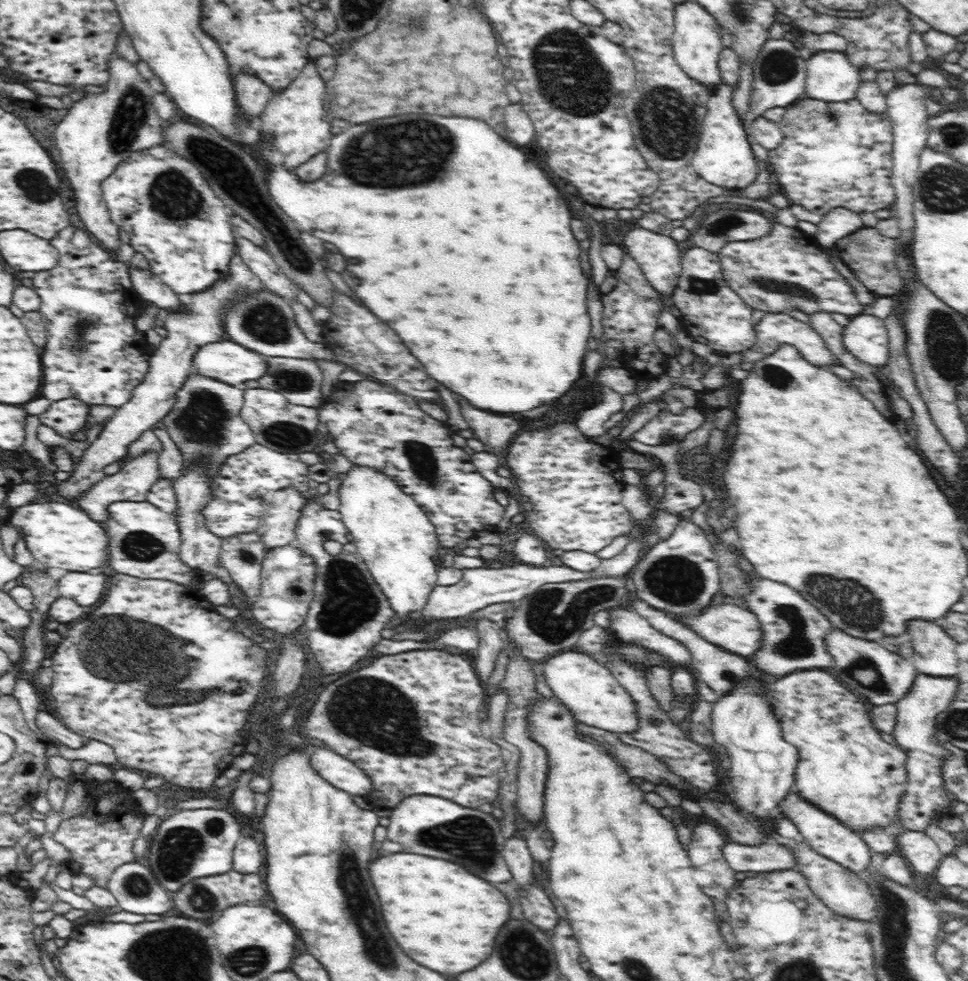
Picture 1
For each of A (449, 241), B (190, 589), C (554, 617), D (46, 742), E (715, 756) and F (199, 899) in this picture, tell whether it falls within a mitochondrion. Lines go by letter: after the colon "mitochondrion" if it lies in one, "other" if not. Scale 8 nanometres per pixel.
A: other
B: other
C: mitochondrion
D: other
E: other
F: mitochondrion

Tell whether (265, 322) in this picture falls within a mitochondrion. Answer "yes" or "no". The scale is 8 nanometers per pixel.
yes

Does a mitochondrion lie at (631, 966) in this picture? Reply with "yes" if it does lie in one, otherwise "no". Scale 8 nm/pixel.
yes

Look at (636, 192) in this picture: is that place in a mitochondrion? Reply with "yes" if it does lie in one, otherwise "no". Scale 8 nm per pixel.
no

